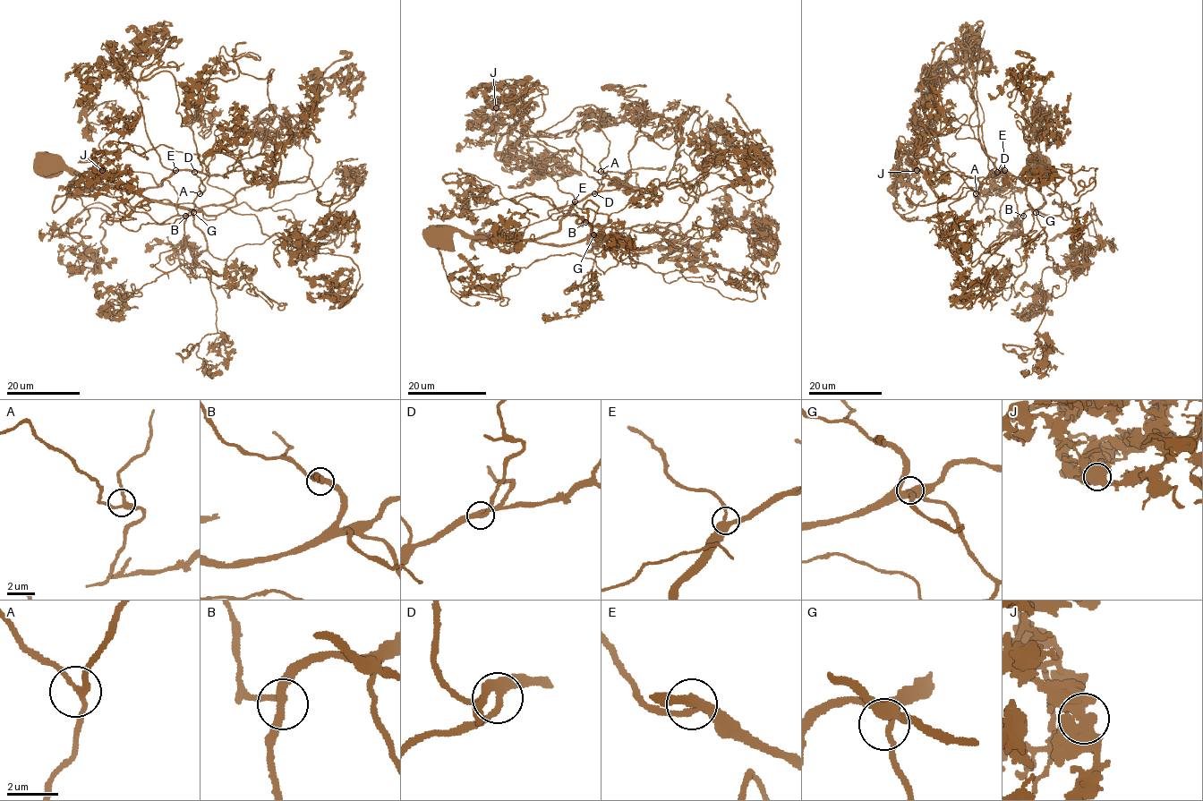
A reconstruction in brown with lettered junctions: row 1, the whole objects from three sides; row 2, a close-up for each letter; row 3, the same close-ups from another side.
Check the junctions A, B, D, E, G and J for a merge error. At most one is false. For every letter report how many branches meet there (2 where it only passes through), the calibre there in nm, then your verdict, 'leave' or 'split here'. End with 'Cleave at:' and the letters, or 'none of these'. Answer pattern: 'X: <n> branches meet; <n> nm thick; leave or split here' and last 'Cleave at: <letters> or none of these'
A: 3 branches meet; 240 nm thick; leave
B: 3 branches meet; 280 nm thick; leave
D: 3 branches meet; 280 nm thick; leave
E: 3 branches meet; 360 nm thick; leave
G: 3 branches meet; 240 nm thick; leave
J: 3 branches meet; 600 nm thick; leave
Cleave at: none of these

